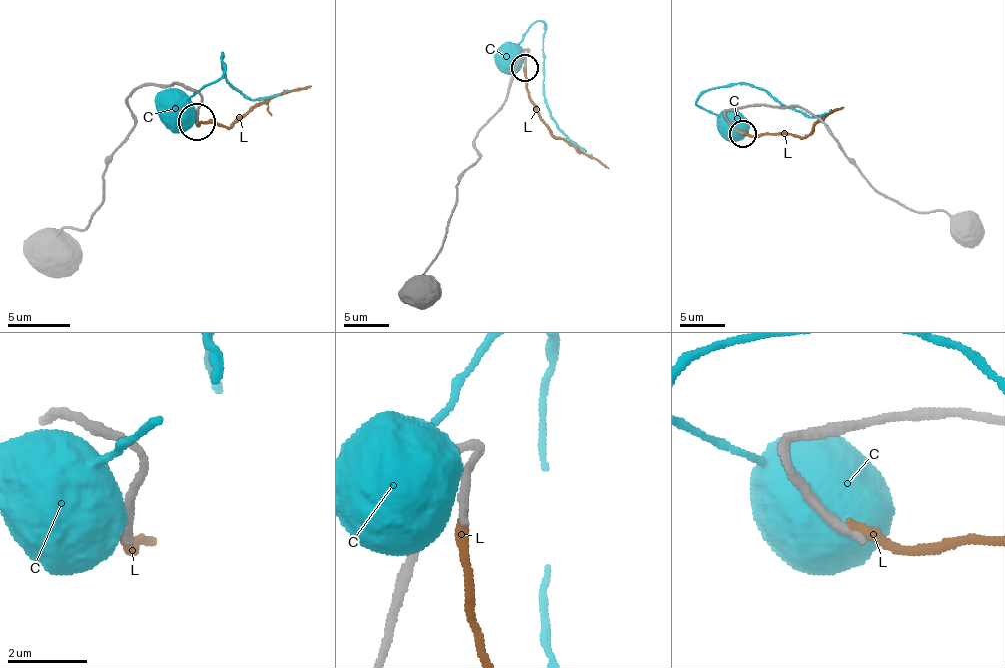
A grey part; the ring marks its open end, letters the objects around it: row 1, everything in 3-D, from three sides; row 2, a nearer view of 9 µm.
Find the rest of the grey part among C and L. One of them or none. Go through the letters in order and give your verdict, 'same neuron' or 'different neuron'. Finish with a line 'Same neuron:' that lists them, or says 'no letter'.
C: different neuron
L: different neuron
Same neuron: no letter

